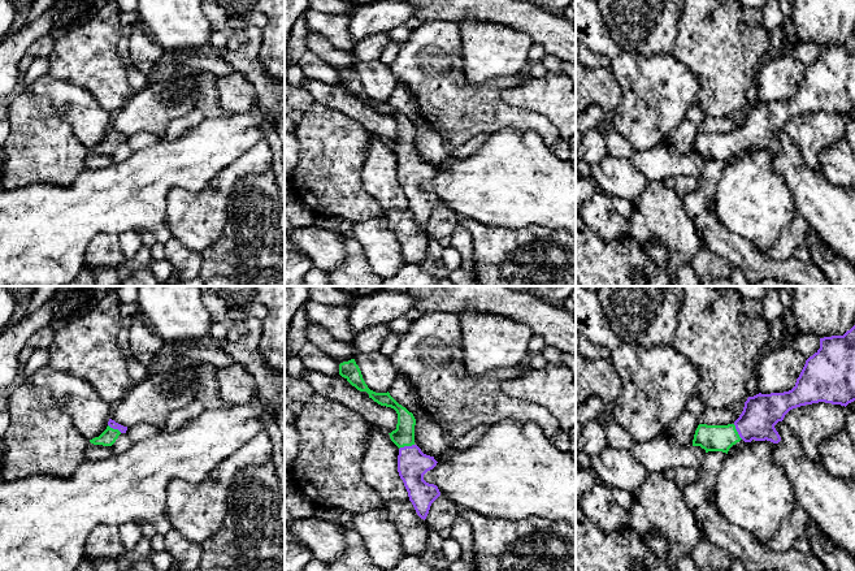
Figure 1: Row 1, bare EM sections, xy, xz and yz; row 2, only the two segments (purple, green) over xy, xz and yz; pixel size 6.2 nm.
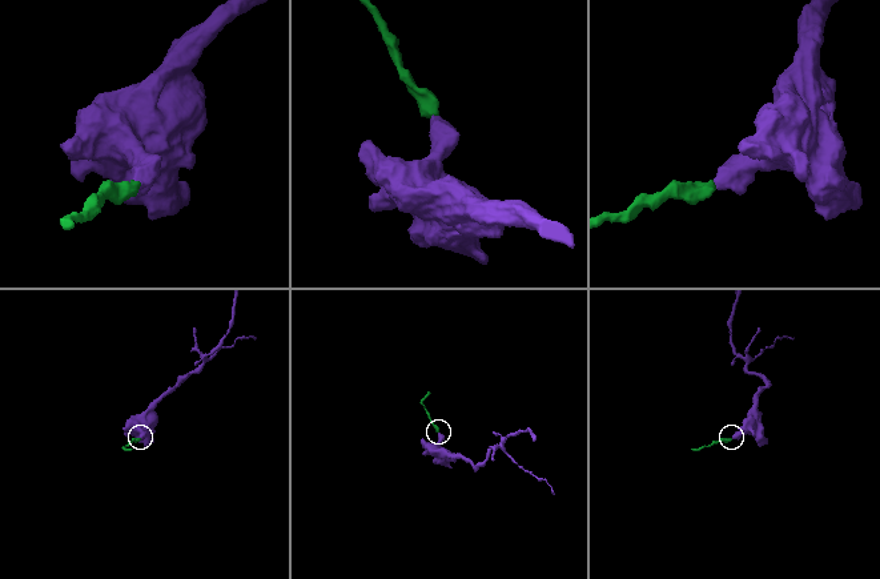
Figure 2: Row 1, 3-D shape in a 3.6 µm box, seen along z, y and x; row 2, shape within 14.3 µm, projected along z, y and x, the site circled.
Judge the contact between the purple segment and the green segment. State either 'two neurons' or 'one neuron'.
one neuron

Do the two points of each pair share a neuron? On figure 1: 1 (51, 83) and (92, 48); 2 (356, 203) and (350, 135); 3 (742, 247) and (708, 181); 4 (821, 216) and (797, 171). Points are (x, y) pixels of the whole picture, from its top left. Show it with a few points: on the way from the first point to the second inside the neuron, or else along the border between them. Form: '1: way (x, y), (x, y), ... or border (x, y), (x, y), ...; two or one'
1: border (47, 73), (85, 87); two
2: way (350, 186), (350, 152); one
3: way (724, 238), (703, 217), (703, 199); one
4: way (821, 204), (804, 182); one

